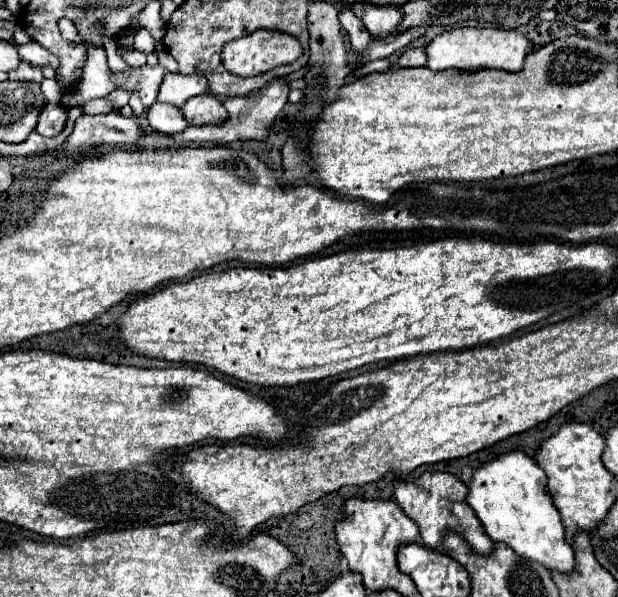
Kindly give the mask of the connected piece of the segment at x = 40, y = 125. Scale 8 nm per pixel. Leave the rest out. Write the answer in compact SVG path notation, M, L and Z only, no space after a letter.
M47 104L43 112L39 114L39 122L35 126L35 132L41 136L57 136L67 120L67 108L61 104Z

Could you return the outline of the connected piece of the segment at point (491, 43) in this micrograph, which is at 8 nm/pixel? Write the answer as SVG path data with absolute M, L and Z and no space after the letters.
M453 28L449 32L439 34L433 42L425 48L427 50L427 66L435 72L439 70L505 70L505 72L519 72L525 64L525 56L529 52L529 40L519 34L517 30L499 30L499 28Z

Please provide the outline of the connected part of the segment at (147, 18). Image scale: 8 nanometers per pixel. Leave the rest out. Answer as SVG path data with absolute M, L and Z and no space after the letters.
M153 2L153 4L147 4L147 8L143 8L143 12L139 14L141 26L147 28L155 40L161 40L165 36L165 24L159 16L159 10L161 10L161 4Z

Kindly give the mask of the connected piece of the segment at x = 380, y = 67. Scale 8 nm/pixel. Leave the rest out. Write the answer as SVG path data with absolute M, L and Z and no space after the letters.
M379 58L379 60L367 62L363 72L361 72L361 76L363 74L371 74L371 72L385 72L385 70L391 70L391 62L389 62L389 58Z

